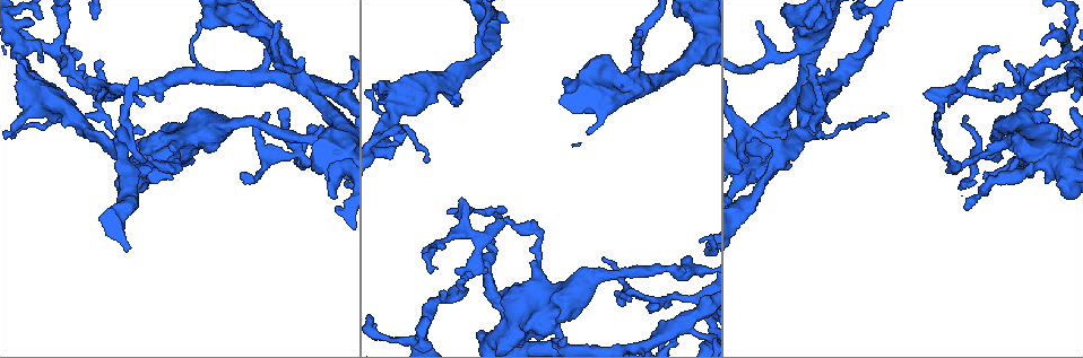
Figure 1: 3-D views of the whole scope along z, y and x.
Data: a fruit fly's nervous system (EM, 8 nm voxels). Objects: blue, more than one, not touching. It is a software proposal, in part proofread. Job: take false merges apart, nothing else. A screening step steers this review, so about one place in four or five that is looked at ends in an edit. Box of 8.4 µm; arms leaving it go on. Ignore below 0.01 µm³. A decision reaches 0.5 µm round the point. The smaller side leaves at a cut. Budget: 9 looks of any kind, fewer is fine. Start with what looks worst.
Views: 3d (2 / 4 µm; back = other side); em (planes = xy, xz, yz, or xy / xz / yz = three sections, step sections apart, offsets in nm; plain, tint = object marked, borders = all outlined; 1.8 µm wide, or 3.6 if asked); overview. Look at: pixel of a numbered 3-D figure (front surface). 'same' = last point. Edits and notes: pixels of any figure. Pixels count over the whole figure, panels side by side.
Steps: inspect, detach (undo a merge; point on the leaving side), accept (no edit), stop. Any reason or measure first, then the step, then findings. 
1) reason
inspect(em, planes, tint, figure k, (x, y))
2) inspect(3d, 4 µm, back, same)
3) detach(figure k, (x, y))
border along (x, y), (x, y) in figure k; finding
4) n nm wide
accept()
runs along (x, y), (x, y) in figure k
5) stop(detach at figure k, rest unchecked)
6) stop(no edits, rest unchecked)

abrupt turn
inspect(em, 3.6 µm, xz, step 4, tint, figure 1, (40, 103))

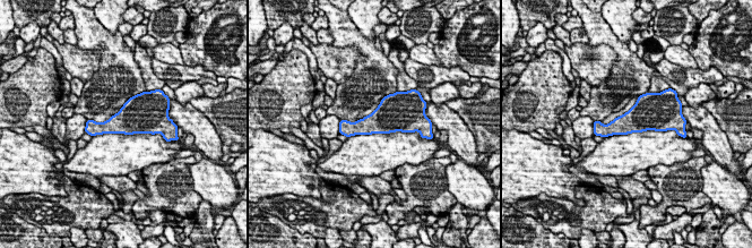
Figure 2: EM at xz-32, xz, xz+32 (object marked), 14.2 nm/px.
inspect(em, 3.6 µm, planes, tint, same)

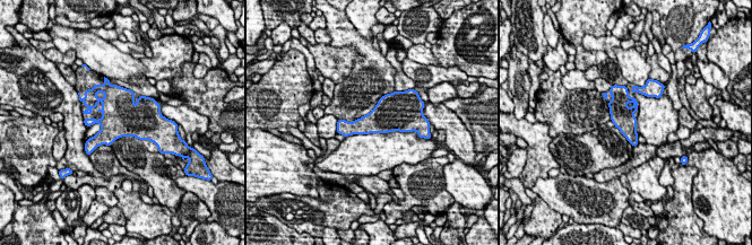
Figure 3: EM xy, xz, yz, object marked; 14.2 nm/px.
accept()
all the same neuron

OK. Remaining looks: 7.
sharp bend
inspect(em, xy, step 16, tint, figure 1, (703, 42))

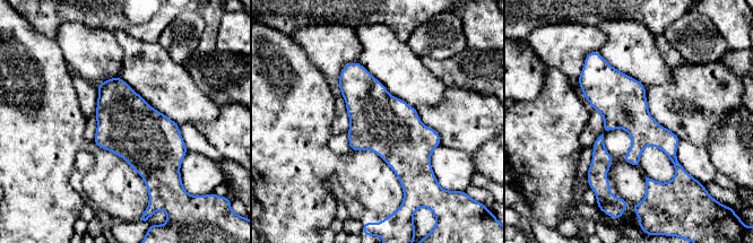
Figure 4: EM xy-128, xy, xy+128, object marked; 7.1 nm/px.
inspect(em, planes, borders, same)

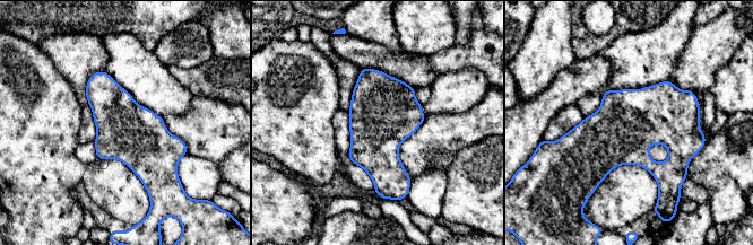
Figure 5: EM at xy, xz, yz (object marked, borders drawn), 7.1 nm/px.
accept()
all the same neuron

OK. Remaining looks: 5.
arms run side by side
inspect(em, planes, plain, figure 1, (643, 80))

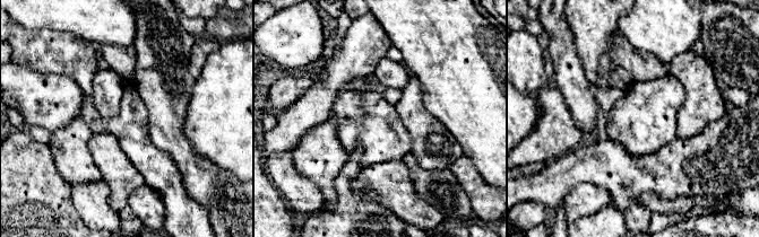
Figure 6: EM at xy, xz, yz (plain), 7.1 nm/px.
inspect(em, planes, tint, same)

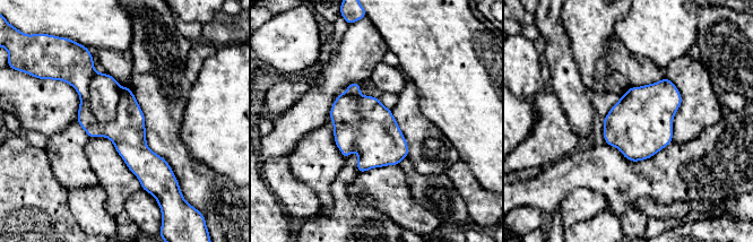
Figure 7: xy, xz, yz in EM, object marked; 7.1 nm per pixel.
detach(figure 7, (104, 91))
border along (94, 72), (89, 110), (109, 123) in figure 7; two neurons meet here

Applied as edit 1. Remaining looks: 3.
inspect(3d, 2 µm, figure 1, (60, 57))

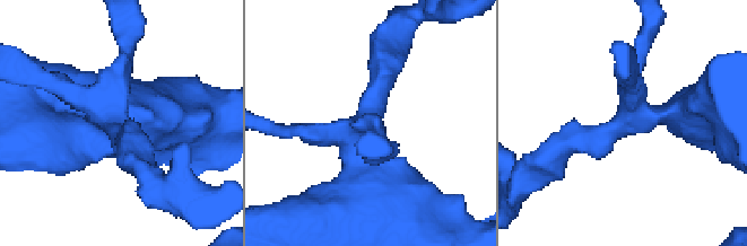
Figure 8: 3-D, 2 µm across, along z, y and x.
now the EM
inspect(em, planes, tint, figure 8, (116, 118))

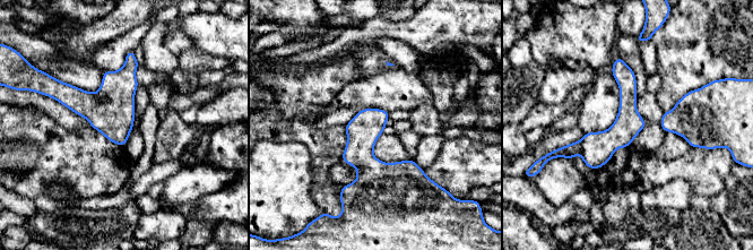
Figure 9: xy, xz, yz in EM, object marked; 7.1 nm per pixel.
accept()
runs along (620, 61), (626, 120), (565, 149) in figure 9; continuous, no second neuron

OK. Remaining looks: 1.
stop(detach at figure 7, rest unchecked)

